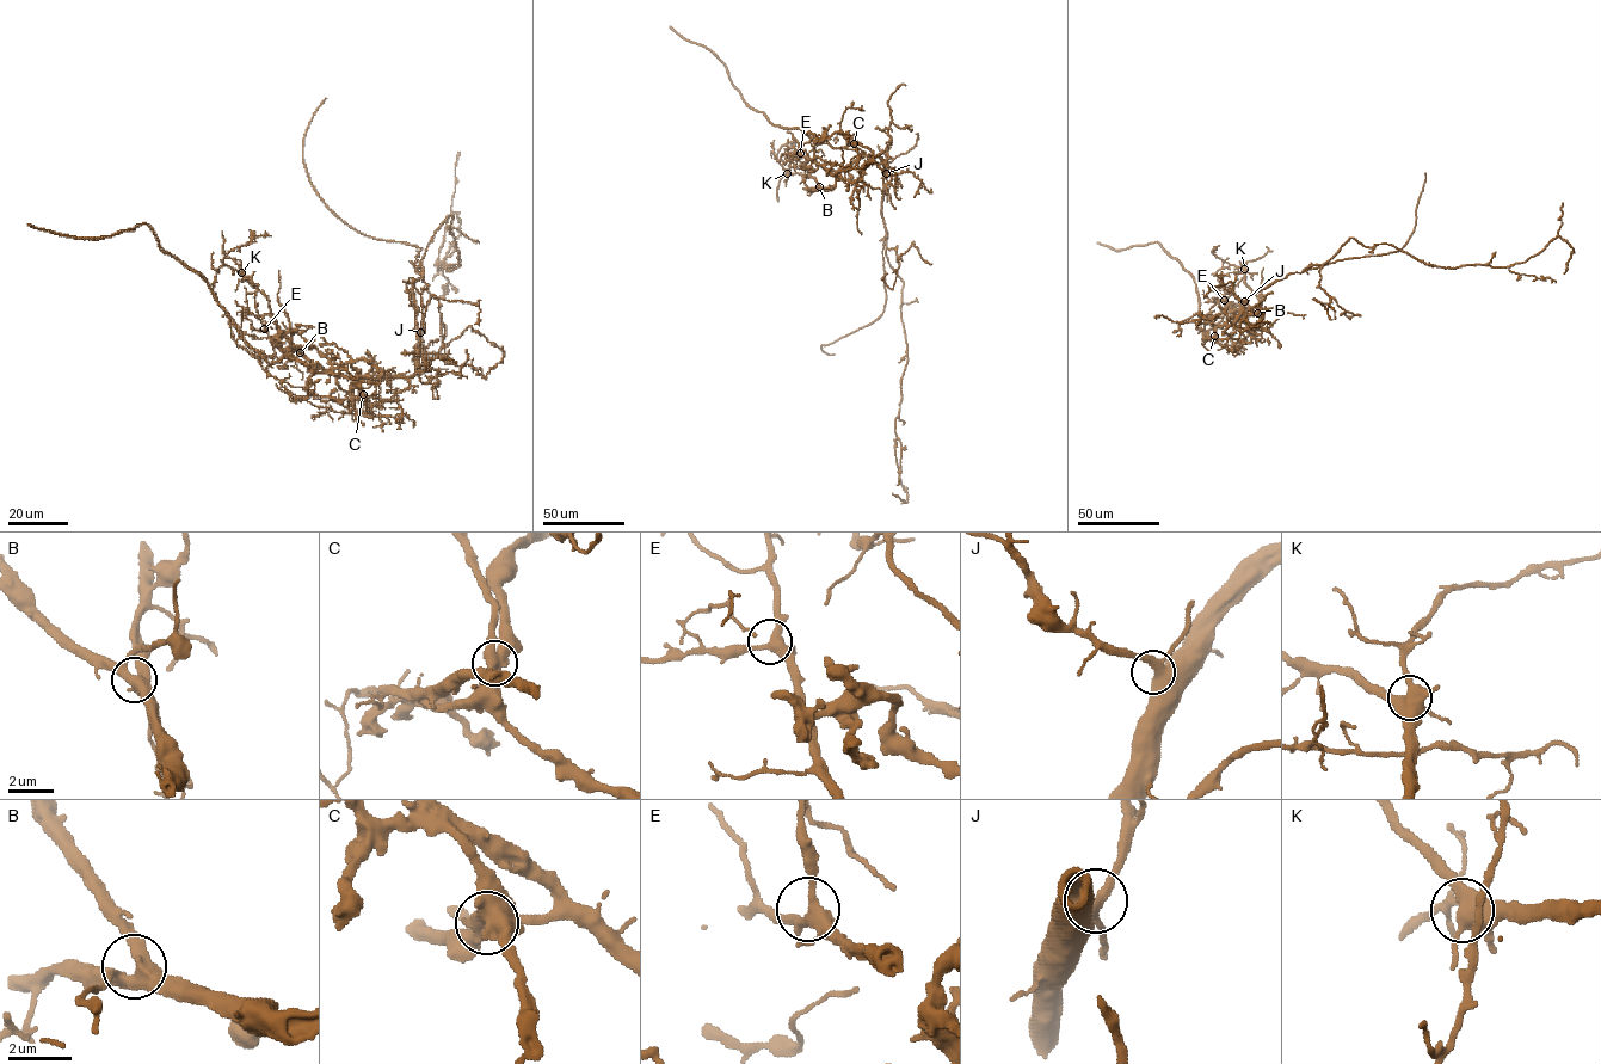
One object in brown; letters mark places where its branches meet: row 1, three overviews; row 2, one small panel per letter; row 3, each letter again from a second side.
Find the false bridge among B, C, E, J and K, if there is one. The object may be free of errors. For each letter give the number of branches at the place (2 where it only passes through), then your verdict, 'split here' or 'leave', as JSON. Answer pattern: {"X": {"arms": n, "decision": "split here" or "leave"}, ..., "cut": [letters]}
{"B": {"arms": 5, "decision": "leave"}, "C": {"arms": 4, "decision": "split here"}, "E": {"arms": 4, "decision": "leave"}, "J": {"arms": 3, "decision": "leave"}, "K": {"arms": 5, "decision": "leave"}, "cut": ["C"]}

